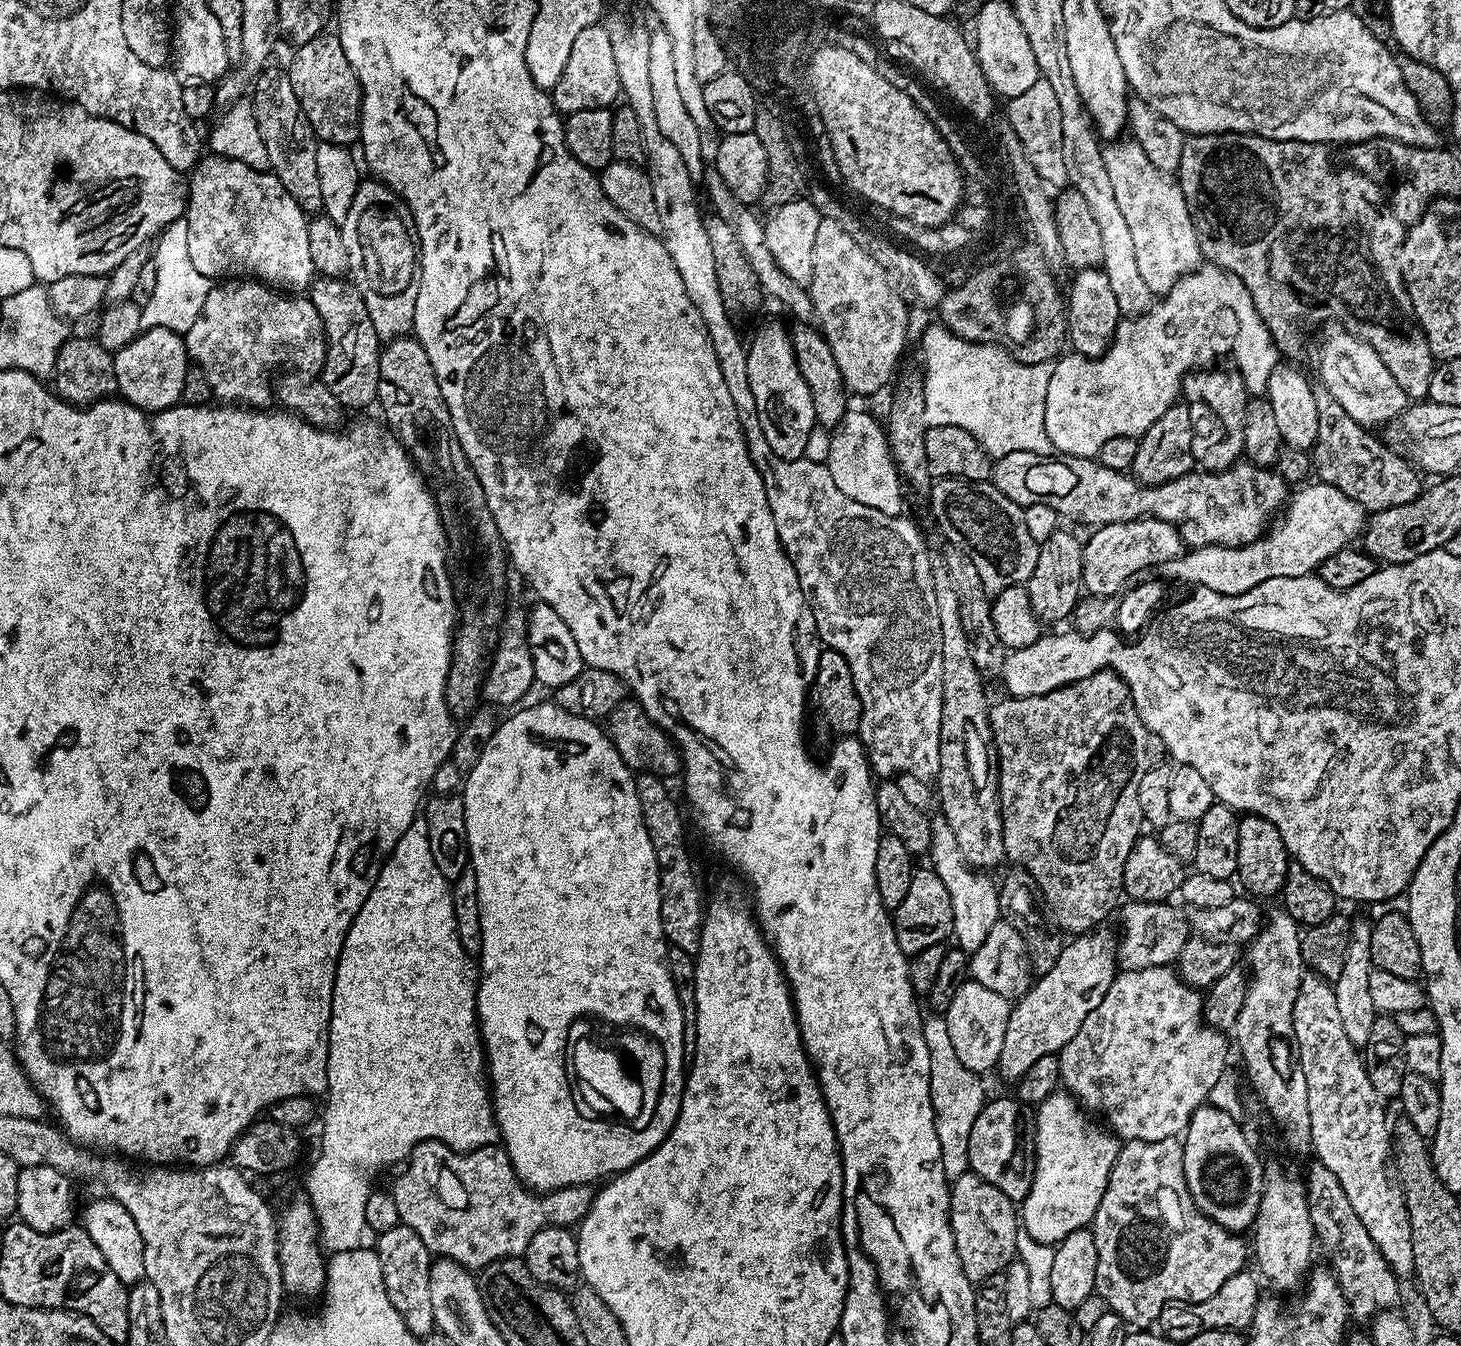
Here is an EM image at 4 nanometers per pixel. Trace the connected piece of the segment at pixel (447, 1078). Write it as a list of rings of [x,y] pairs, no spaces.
[[[418,818],[410,822],[410,830],[406,830],[406,834],[398,838],[394,850],[384,859],[384,865],[380,868],[370,894],[366,894],[366,902],[362,902],[346,934],[346,942],[342,946],[342,954],[338,958],[336,967],[332,1017],[328,1023],[328,1090],[326,1093],[328,1101],[322,1104],[324,1133],[321,1134],[320,1140],[324,1145],[321,1146],[320,1153],[317,1154],[316,1161],[313,1162],[312,1169],[304,1180],[304,1188],[308,1191],[305,1192],[306,1199],[312,1203],[312,1209],[316,1212],[316,1222],[320,1226],[320,1240],[329,1253],[375,1249],[378,1233],[370,1230],[370,1225],[366,1222],[366,1198],[374,1190],[372,1179],[375,1178],[376,1172],[382,1171],[383,1168],[407,1161],[408,1155],[423,1140],[441,1140],[447,1148],[452,1148],[456,1152],[472,1152],[476,1148],[494,1144],[500,1140],[500,1127],[496,1125],[496,1113],[492,1111],[492,1094],[486,1071],[484,1041],[480,1039],[480,1022],[476,1018],[477,983],[477,961],[469,956],[456,933],[451,883],[434,863],[426,822],[423,818]]]

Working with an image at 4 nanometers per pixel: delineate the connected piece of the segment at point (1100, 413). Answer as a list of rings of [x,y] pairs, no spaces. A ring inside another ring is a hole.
[[[1204,262],[1201,263],[1200,267],[1194,269],[1193,272],[1188,272],[1182,278],[1178,278],[1178,282],[1174,282],[1174,286],[1170,291],[1163,293],[1143,316],[1121,319],[1120,324],[1116,328],[1114,338],[1112,339],[1112,345],[1105,350],[1104,355],[1093,358],[1090,356],[1064,354],[1052,364],[1050,386],[1046,386],[1044,425],[1046,426],[1046,434],[1050,438],[1053,449],[1055,449],[1057,453],[1063,454],[1065,457],[1087,456],[1089,458],[1095,458],[1098,454],[1098,450],[1102,450],[1103,444],[1110,438],[1118,438],[1119,436],[1134,436],[1139,438],[1143,436],[1146,430],[1150,430],[1150,426],[1154,426],[1154,422],[1158,422],[1158,418],[1162,418],[1162,414],[1166,414],[1166,410],[1170,410],[1172,404],[1177,403],[1178,397],[1182,392],[1185,376],[1193,370],[1204,370],[1209,366],[1215,365],[1217,361],[1219,361],[1216,359],[1218,359],[1219,356],[1226,355],[1227,352],[1232,355],[1232,360],[1236,363],[1233,364],[1235,371],[1239,372],[1240,377],[1244,379],[1244,385],[1247,386],[1249,393],[1267,393],[1270,374],[1282,360],[1282,353],[1272,340],[1272,331],[1262,322],[1262,318],[1258,314],[1258,310],[1254,304],[1254,298],[1250,296],[1250,290],[1246,290],[1242,278],[1238,278],[1232,272],[1228,272],[1224,268],[1219,268],[1217,264]]]

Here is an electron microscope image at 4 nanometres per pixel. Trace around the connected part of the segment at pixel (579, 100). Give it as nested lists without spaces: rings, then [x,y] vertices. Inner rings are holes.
[[[603,23],[586,26],[586,30],[581,30],[578,38],[574,38],[570,58],[562,69],[562,78],[558,78],[550,95],[553,106],[561,114],[587,108],[603,108],[617,103],[615,100],[620,96],[618,66],[614,66],[614,46],[610,46],[610,34]]]

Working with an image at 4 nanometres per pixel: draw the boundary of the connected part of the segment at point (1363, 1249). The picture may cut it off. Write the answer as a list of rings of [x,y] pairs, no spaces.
[[[1312,1162],[1306,1175],[1306,1187],[1308,1189],[1308,1209],[1310,1210],[1310,1222],[1313,1223],[1315,1239],[1319,1247],[1328,1251],[1328,1256],[1332,1259],[1330,1263],[1331,1271],[1335,1272],[1336,1280],[1340,1283],[1340,1288],[1344,1291],[1344,1298],[1348,1301],[1348,1307],[1353,1317],[1361,1316],[1364,1322],[1371,1321],[1378,1310],[1386,1308],[1396,1308],[1401,1303],[1400,1294],[1401,1281],[1397,1273],[1392,1271],[1391,1265],[1382,1258],[1378,1246],[1374,1246],[1374,1238],[1366,1234],[1366,1226],[1362,1226],[1362,1218],[1354,1214],[1354,1206],[1350,1206],[1350,1198],[1346,1198],[1346,1190],[1342,1190],[1342,1182],[1330,1174],[1330,1170],[1324,1164]]]

